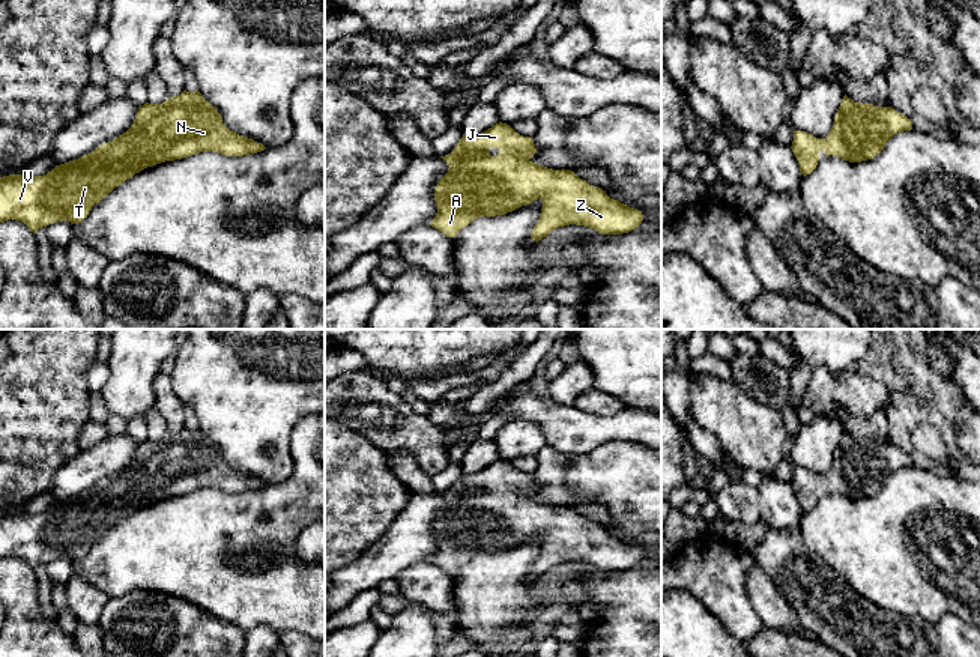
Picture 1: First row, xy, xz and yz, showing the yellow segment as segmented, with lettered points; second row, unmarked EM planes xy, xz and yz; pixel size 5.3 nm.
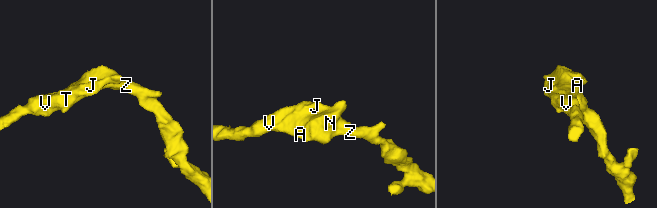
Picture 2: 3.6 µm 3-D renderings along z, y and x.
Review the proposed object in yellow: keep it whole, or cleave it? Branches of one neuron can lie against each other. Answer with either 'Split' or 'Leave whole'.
Leave whole

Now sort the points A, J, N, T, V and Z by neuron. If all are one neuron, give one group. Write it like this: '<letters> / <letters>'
A J N T V Z

